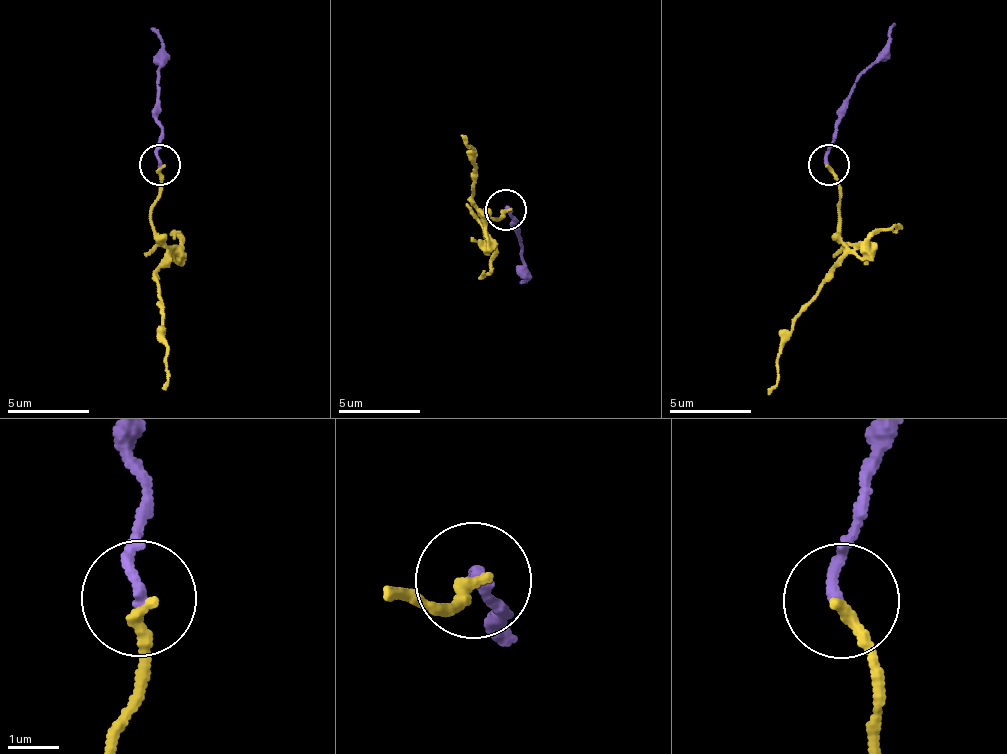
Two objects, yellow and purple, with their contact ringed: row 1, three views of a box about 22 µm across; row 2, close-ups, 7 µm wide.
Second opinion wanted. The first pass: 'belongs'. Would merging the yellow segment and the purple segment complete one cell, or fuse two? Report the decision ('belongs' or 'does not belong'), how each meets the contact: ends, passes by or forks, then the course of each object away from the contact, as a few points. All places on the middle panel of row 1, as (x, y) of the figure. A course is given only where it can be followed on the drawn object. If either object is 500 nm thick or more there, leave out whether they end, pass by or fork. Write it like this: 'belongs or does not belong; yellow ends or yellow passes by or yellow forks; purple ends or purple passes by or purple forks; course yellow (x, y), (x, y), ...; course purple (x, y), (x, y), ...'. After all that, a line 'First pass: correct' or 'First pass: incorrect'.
belongs; yellow ends; purple ends; course yellow (505, 209), (495, 219), (476, 211), (479, 218), (471, 195), (476, 164), (464, 147), (461, 134); course purple (505, 209), (520, 230), (527, 275), (521, 281)
First pass: correct

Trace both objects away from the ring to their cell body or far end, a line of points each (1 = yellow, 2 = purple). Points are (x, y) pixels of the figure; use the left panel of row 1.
1: (158, 165), (152, 240), (163, 260), (157, 287), (165, 321), (165, 377), (162, 389)
2: (158, 165), (162, 48), (151, 28)

